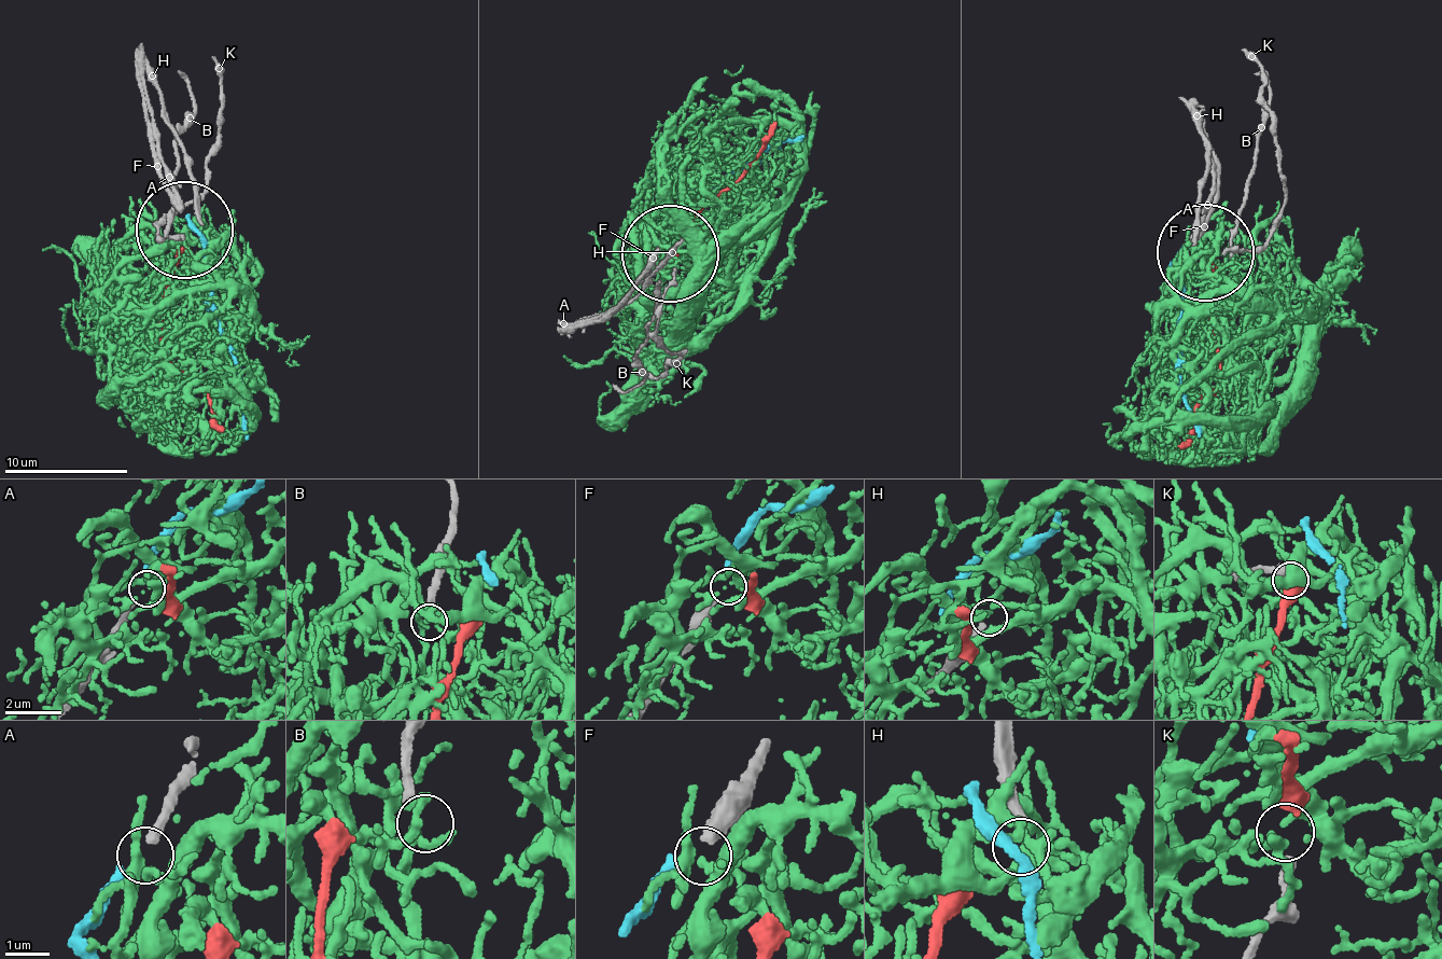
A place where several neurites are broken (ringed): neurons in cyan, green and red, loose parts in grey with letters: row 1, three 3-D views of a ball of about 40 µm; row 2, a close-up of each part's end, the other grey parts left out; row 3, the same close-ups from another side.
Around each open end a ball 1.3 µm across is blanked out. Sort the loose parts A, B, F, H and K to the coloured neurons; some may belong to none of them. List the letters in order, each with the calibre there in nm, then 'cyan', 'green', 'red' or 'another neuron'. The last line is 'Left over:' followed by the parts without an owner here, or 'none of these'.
A: calibre 200 nm; cyan
B: calibre 200 nm; another neuron
F: calibre 360 nm; another neuron
H: calibre 240 nm; another neuron
K: calibre 240 nm; red
Left over: B, F, H

